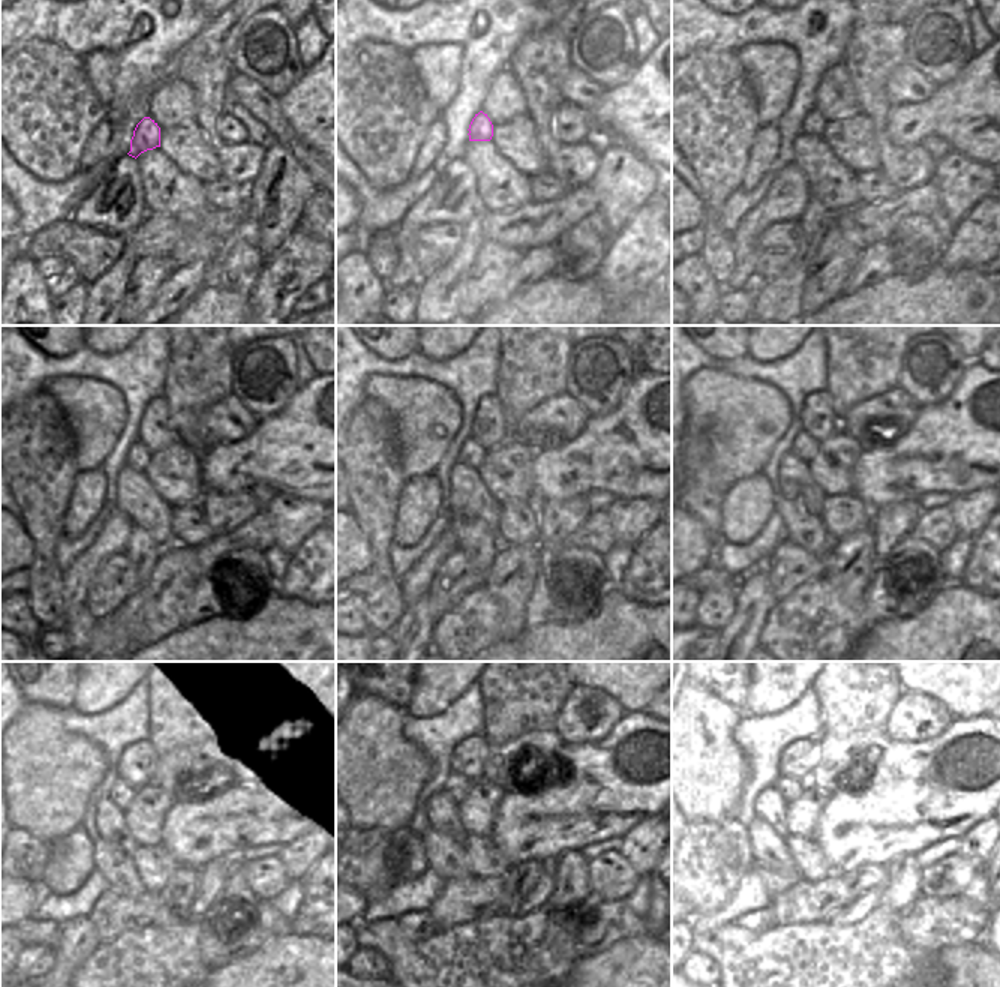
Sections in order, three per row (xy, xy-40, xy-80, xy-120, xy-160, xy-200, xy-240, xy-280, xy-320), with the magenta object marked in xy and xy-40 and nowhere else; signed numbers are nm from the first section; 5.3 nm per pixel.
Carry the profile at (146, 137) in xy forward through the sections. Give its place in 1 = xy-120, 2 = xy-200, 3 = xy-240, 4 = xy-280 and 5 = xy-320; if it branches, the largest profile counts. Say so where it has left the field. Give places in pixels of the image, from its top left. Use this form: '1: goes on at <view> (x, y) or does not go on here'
1: goes on at xy-120 (138, 455)
2: goes on at xy-200 (804, 447)
3: goes on at xy-240 (122, 792)
4: goes on at xy-280 (456, 786)
5: goes on at xy-320 (790, 788)

